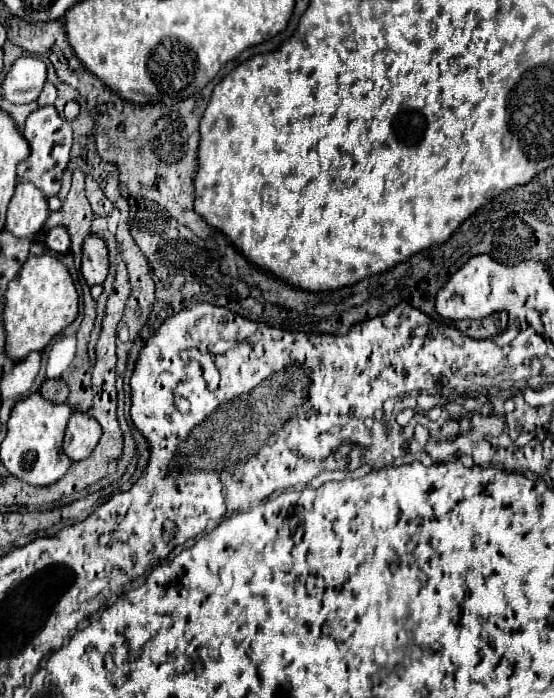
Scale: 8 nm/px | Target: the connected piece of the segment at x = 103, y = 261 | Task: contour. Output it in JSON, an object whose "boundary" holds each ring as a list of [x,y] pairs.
{"boundary":[[[90,235],[82,245],[82,275],[86,283],[102,285],[108,277],[110,261],[108,261],[108,245],[104,239]]]}

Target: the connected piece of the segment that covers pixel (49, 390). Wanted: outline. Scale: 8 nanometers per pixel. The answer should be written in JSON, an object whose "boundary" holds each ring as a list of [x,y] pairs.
{"boundary":[[[46,379],[40,387],[40,395],[54,403],[66,403],[68,393],[68,383],[64,379]]]}

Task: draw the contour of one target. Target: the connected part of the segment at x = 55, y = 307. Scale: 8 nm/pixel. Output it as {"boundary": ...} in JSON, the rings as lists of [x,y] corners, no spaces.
{"boundary":[[[44,253],[30,257],[18,277],[6,289],[6,309],[2,313],[6,327],[6,353],[10,359],[24,359],[32,351],[42,351],[60,331],[64,331],[78,315],[78,291],[74,281],[56,257]]]}

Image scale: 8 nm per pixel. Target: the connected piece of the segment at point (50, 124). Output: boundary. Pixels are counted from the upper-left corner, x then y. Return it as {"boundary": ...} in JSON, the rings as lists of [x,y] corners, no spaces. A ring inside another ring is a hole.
{"boundary":[[[40,107],[32,111],[24,125],[24,137],[30,145],[30,157],[18,165],[18,179],[30,181],[36,185],[46,199],[56,197],[62,185],[62,175],[68,165],[68,153],[72,145],[72,129],[70,123],[58,117],[56,107]]]}

